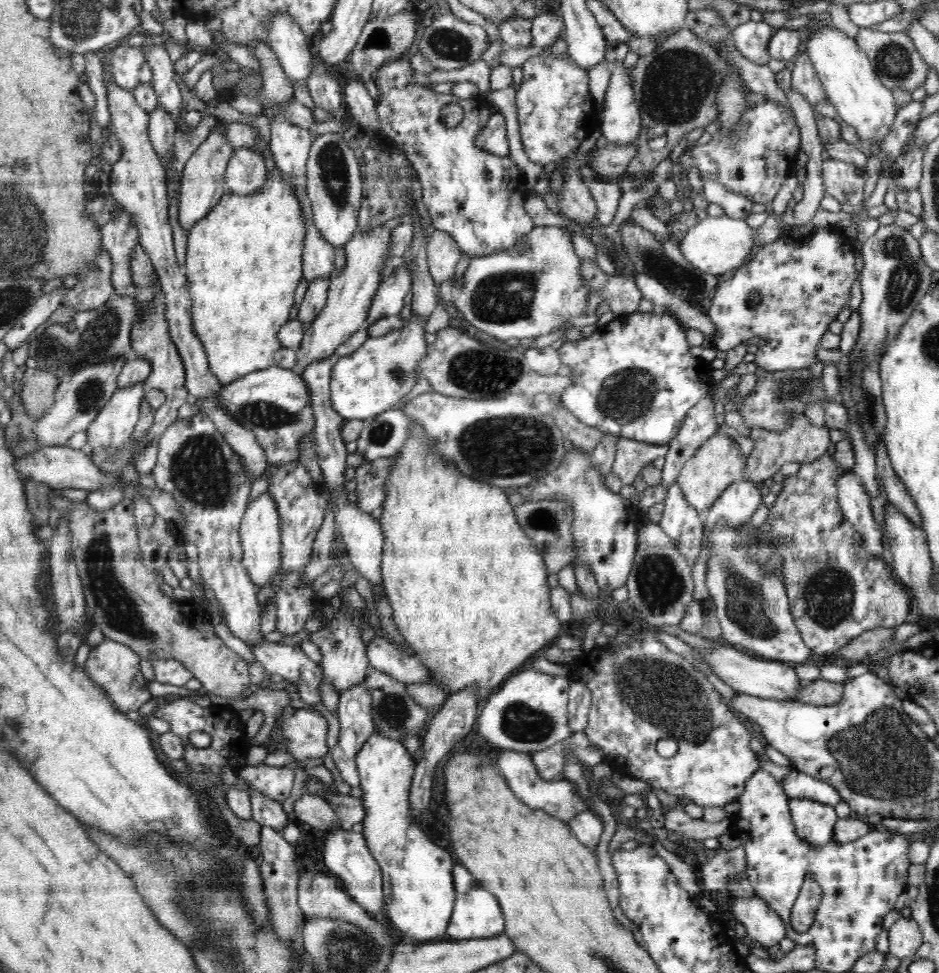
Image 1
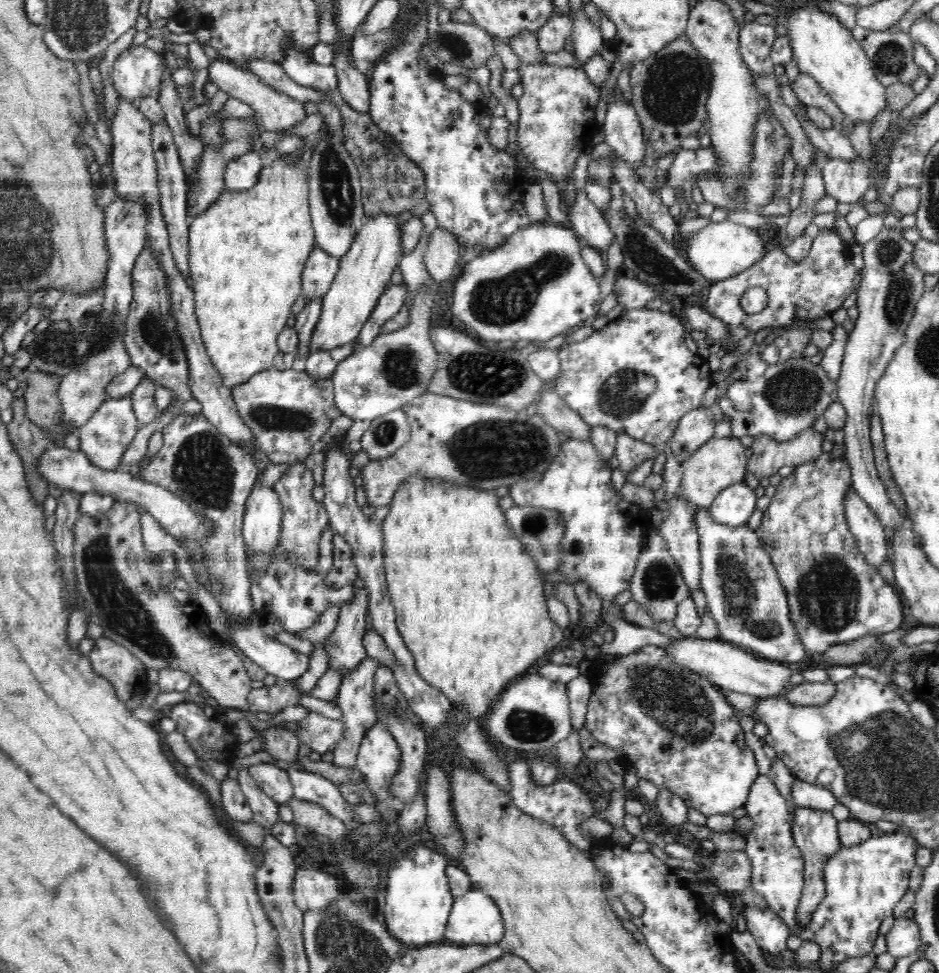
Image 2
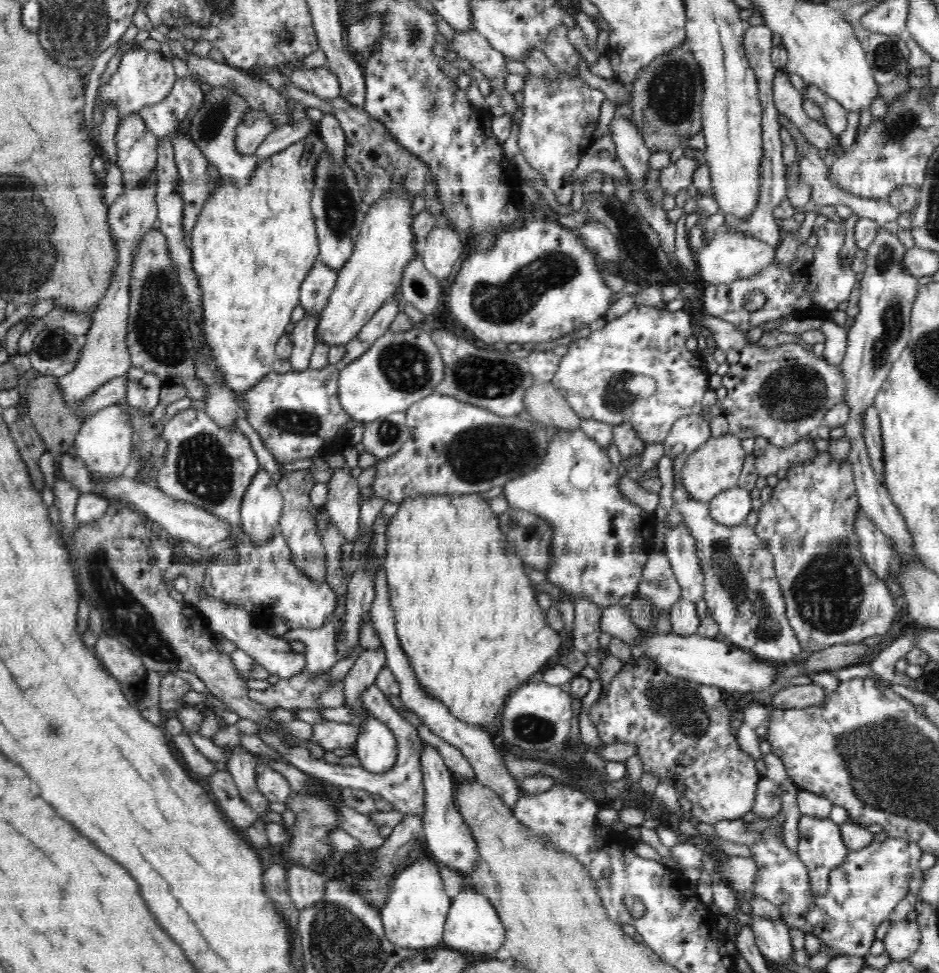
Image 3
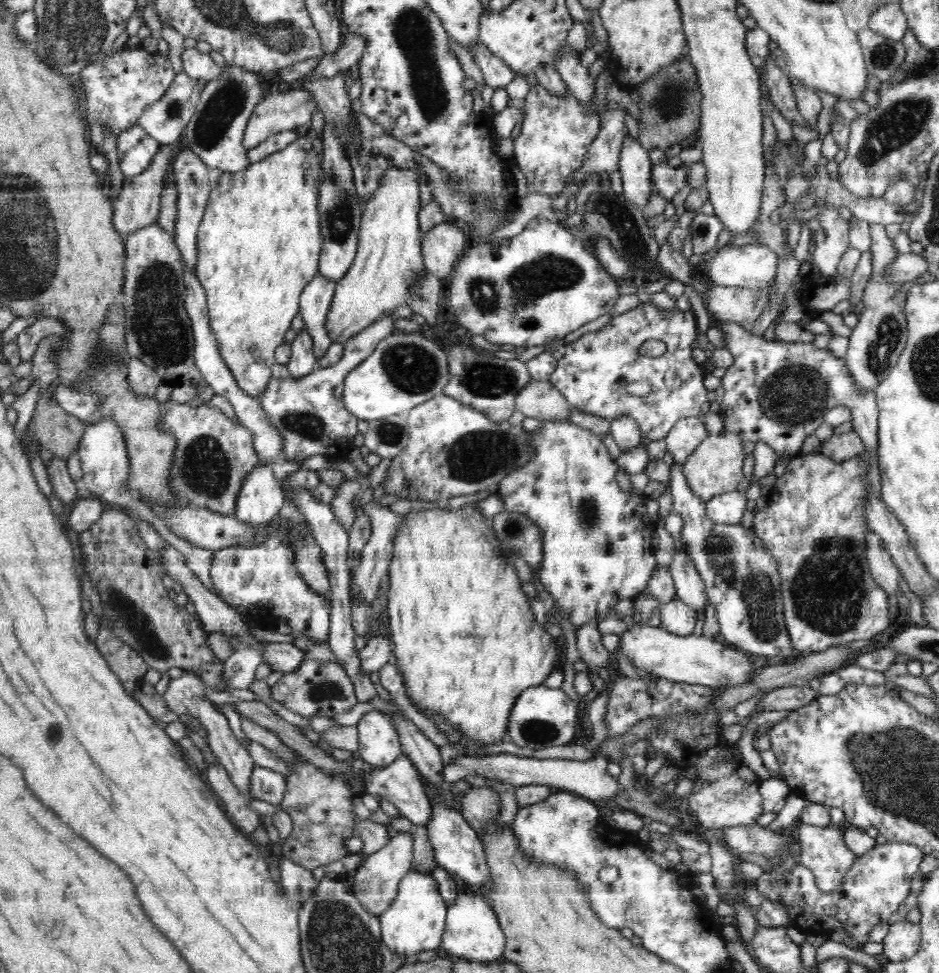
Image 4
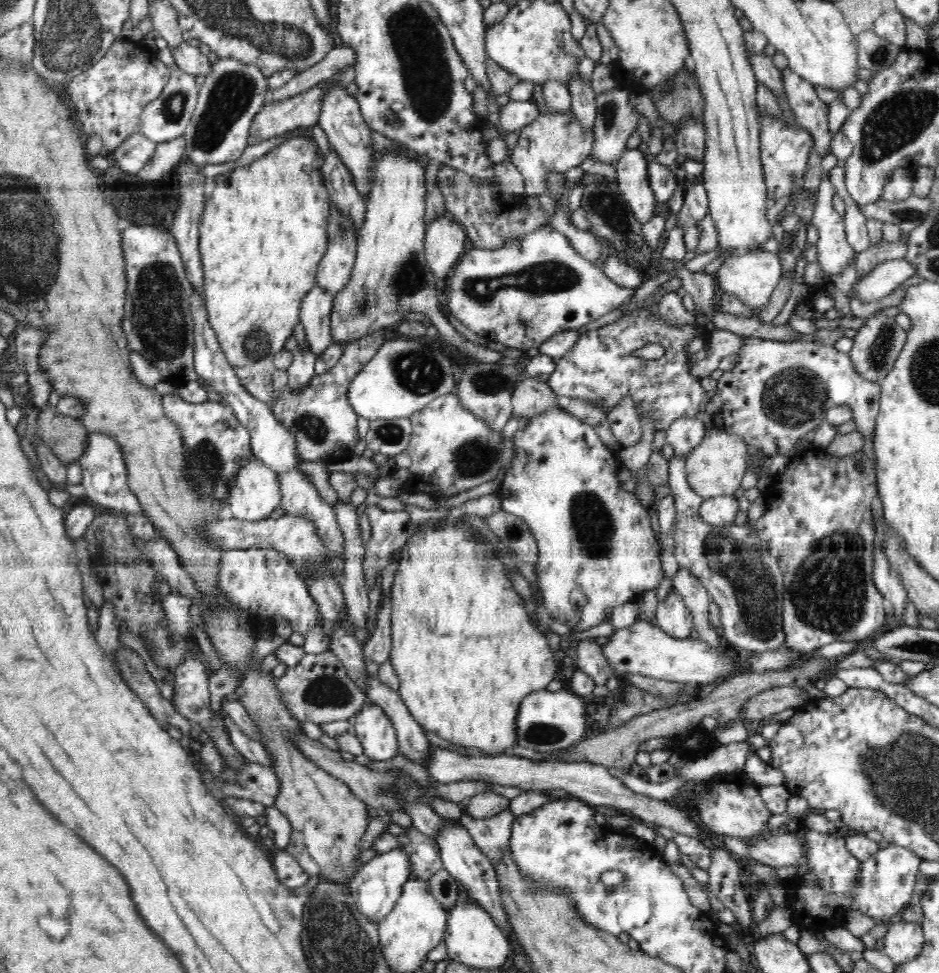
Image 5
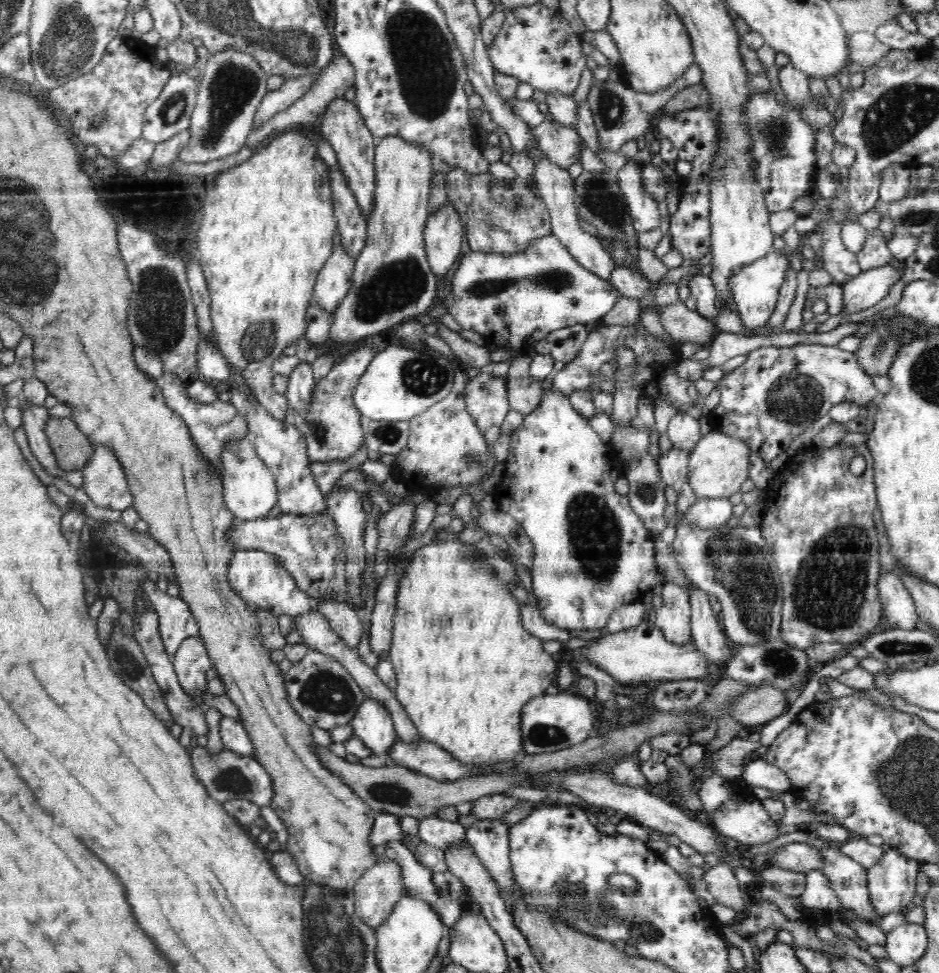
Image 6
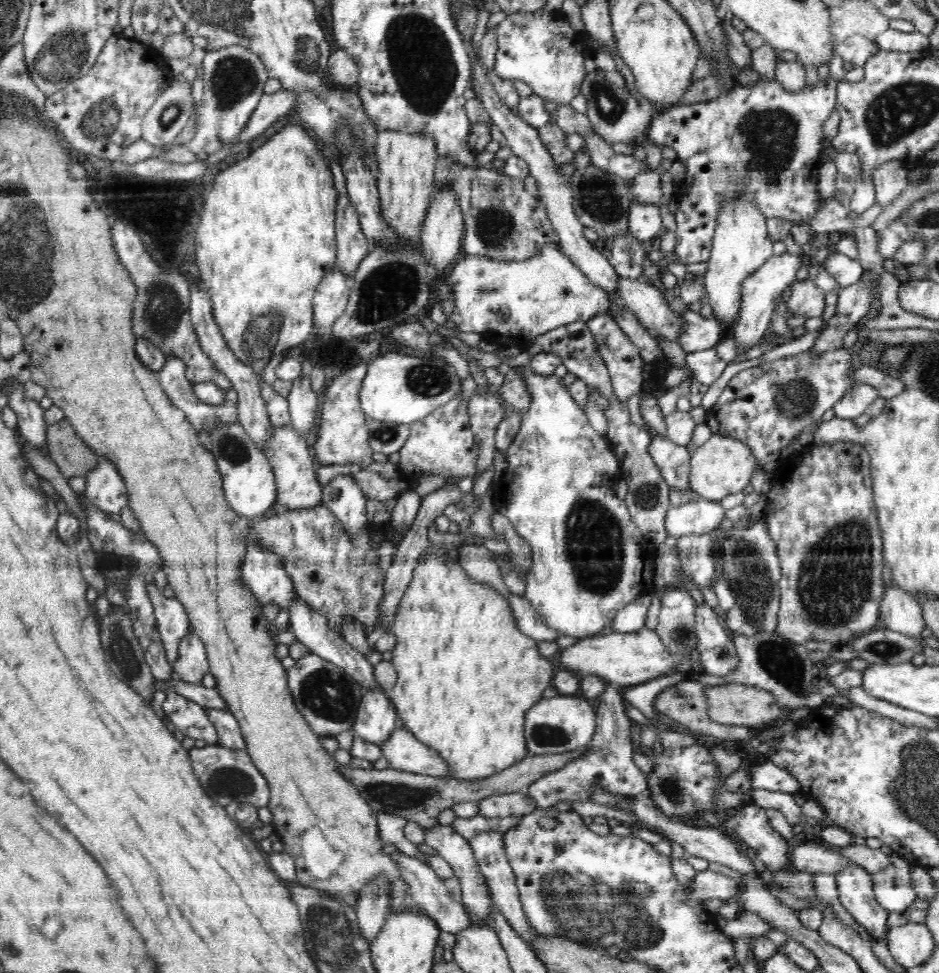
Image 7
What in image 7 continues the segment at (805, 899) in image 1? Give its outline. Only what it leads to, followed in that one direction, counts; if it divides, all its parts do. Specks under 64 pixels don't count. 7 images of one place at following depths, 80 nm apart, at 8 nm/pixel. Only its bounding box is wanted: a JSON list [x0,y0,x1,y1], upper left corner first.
[834,862,890,942]

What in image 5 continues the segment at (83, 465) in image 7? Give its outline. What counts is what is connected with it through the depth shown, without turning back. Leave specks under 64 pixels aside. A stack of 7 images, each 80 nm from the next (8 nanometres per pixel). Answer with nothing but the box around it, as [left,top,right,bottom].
[36,405,90,466]

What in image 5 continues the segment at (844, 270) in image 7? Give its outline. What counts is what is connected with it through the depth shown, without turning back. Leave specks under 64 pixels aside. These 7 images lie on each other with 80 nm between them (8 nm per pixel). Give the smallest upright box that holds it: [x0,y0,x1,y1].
[811,172,855,276]

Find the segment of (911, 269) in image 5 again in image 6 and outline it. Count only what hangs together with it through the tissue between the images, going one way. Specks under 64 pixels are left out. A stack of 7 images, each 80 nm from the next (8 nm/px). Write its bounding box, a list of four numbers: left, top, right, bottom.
[840,264,899,314]

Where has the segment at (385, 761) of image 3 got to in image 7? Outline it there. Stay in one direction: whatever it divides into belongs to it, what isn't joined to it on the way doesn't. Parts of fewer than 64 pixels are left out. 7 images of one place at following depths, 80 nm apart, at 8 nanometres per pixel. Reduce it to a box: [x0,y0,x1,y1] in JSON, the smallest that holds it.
[352,688,397,746]

